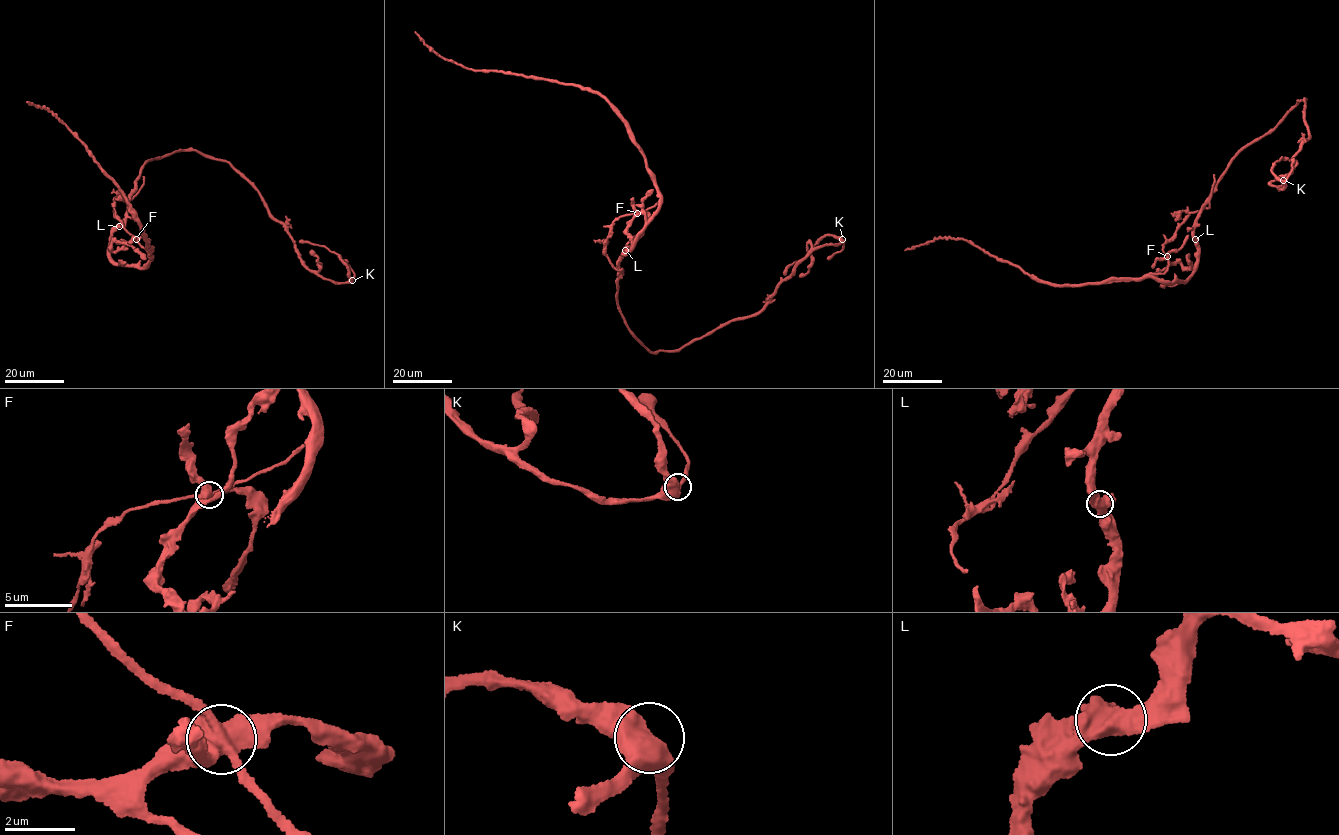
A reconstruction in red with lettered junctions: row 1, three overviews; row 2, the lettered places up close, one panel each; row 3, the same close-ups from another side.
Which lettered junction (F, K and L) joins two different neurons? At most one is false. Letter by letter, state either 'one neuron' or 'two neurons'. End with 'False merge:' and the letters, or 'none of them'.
F: two neurons
K: one neuron
L: one neuron
False merge: F

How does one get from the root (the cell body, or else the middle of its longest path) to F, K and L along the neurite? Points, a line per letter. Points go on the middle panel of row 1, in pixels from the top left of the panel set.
F: (619, 269), (619, 261), (625, 250), (626, 253), (632, 249), (626, 227), (637, 213)
K: (619, 269), (616, 294), (631, 332), (651, 352), (677, 351), (721, 325), (752, 316), (806, 256), (842, 239)
L: (619, 269), (619, 261), (625, 250)

